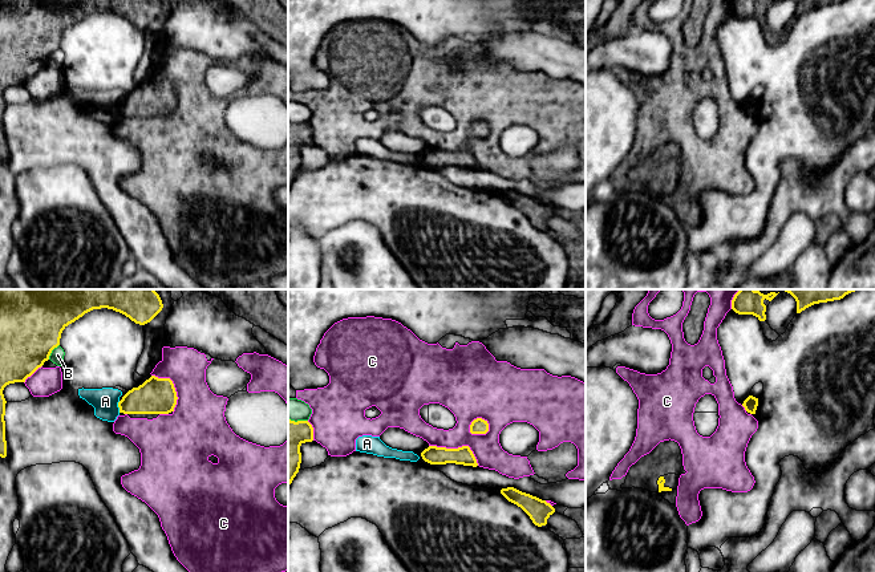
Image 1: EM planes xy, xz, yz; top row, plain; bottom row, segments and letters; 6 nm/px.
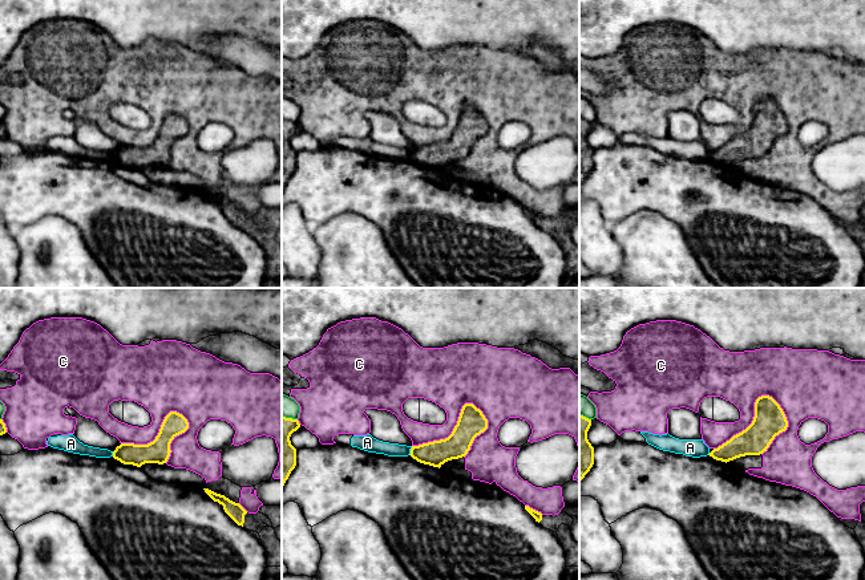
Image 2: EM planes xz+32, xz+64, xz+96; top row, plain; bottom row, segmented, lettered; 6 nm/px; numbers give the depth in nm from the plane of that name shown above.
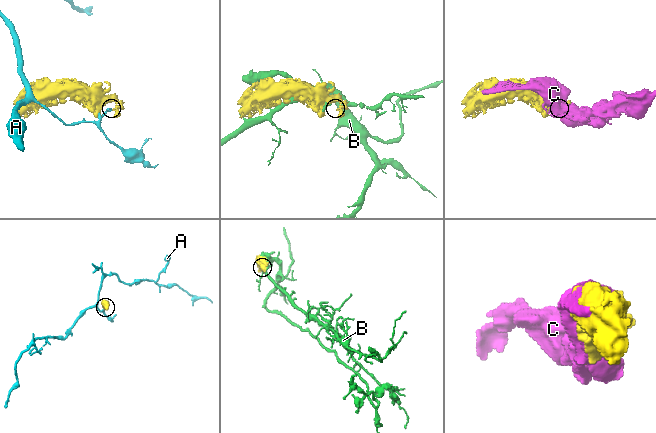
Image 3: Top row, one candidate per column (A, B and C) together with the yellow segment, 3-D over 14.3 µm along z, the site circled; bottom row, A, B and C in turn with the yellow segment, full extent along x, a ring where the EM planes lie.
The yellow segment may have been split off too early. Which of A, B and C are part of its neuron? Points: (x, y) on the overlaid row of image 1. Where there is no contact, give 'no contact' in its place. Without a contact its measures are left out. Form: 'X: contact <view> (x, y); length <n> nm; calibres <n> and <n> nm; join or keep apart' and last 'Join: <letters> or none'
A: contact xy (118, 406); length 70 nm; calibres 220 and 160 nm; keep apart
B: contact xy (51, 352); length 120 nm; calibres 400 and 80 nm; keep apart
C: contact xz (458, 447); length 320 nm; calibres 110 and 170 nm; keep apart
Join: none

